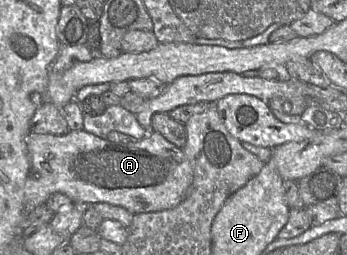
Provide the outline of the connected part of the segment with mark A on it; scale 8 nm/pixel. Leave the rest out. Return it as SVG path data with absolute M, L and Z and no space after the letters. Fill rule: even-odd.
M69 130L64 135L29 133L26 138L30 171L24 187L25 212L46 203L54 193L63 193L73 204L109 203L121 206L132 214L156 212L176 207L185 198L193 181L193 168L183 148L169 142L159 132L148 134L128 144L116 144L85 130Z

